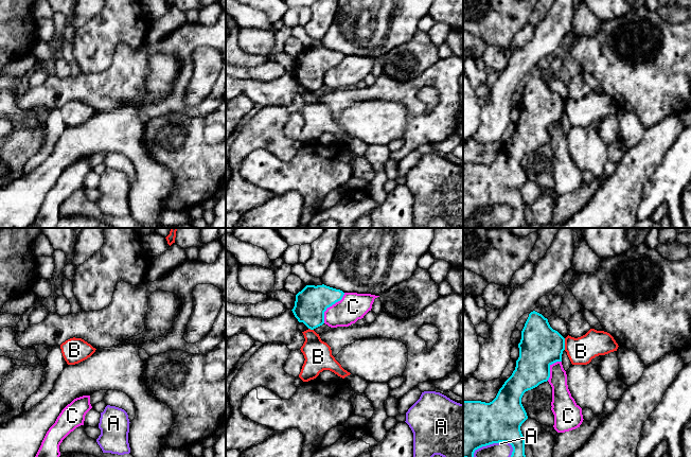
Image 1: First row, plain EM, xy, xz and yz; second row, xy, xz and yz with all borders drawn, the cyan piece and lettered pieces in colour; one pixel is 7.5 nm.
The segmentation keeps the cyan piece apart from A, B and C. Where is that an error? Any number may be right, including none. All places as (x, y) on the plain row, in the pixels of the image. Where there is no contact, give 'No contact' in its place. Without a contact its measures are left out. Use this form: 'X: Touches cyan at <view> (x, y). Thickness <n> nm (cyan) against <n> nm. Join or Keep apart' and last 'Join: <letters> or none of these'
A: Touches cyan at yz (491, 206). Thickness 400 nm (cyan) against 150 nm. Keep apart
B: Touches cyan at yz (564, 106). Thickness 320 nm (cyan) against 200 nm. Keep apart
C: Touches cyan at xz (330, 68). Thickness 240 nm (cyan) against 200 nm. Keep apart
Join: none of these

